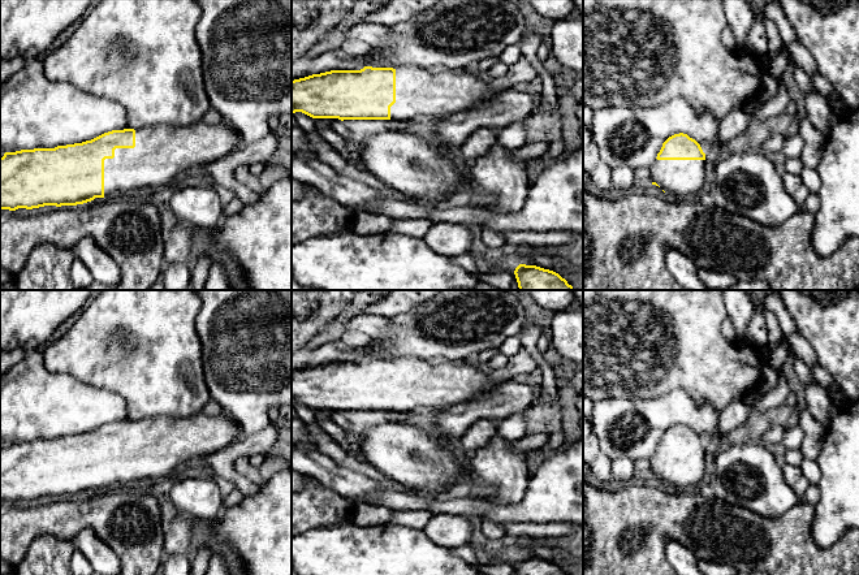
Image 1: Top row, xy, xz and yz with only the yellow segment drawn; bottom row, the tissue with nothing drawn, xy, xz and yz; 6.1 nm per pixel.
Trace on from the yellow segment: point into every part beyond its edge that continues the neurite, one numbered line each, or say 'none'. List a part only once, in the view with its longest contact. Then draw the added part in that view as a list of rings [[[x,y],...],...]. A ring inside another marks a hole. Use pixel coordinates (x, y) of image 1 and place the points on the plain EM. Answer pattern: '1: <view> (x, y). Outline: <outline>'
1: xy (163, 445). Outline: [[[198,412],[186,418],[156,415],[138,419],[134,440],[116,440],[115,449],[104,451],[104,489],[168,481],[187,463],[199,462],[232,445],[238,435],[239,425],[224,412],[219,416]]]

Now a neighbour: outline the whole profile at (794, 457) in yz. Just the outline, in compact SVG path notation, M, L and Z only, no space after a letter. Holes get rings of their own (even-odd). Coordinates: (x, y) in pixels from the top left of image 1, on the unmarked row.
M785 449L784 461L793 466L799 466L803 461L803 455L799 449Z

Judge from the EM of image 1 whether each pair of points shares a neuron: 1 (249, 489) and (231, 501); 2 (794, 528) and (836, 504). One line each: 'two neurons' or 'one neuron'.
1: two neurons
2: two neurons

